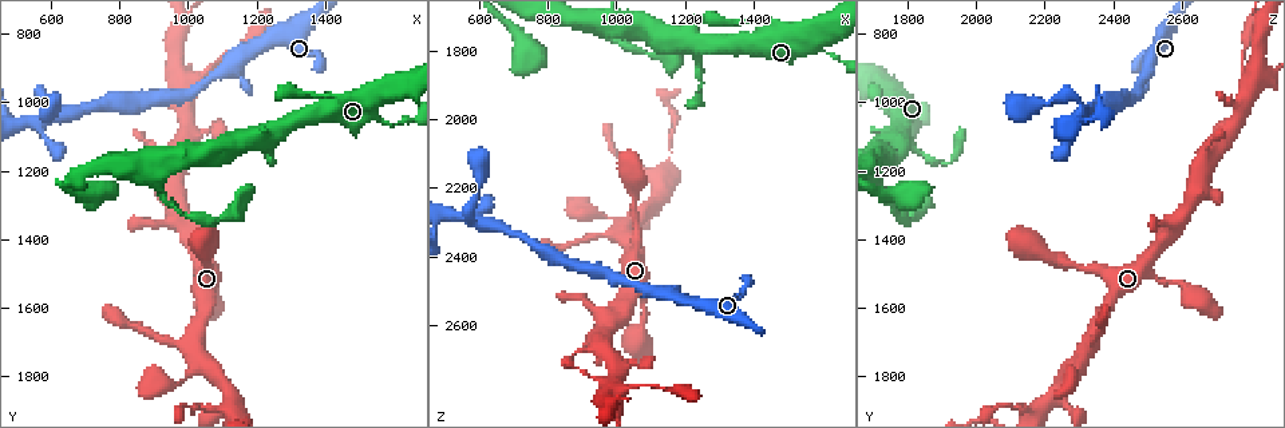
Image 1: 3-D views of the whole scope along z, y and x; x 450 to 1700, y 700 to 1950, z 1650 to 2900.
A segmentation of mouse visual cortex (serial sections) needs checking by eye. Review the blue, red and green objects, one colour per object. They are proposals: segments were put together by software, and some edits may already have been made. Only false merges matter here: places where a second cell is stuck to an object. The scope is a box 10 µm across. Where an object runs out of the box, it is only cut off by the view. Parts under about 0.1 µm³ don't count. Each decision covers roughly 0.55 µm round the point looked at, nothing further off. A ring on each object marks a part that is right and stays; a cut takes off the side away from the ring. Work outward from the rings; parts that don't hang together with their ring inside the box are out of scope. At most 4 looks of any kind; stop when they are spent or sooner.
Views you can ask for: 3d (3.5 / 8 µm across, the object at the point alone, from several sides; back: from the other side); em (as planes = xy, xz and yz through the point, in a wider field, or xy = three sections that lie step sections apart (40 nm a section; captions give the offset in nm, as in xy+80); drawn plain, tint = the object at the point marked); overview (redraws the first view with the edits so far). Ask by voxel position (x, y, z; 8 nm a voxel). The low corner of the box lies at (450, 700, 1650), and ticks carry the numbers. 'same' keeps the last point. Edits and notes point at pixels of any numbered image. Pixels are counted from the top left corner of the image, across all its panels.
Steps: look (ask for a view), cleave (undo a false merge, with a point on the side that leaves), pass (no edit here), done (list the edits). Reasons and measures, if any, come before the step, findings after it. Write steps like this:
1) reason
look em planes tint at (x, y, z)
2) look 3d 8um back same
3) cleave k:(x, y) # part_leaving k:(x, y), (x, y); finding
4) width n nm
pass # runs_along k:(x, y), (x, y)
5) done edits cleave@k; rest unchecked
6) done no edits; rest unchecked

sharp bend
look 3d 8um at (1610, 1070, 1790)

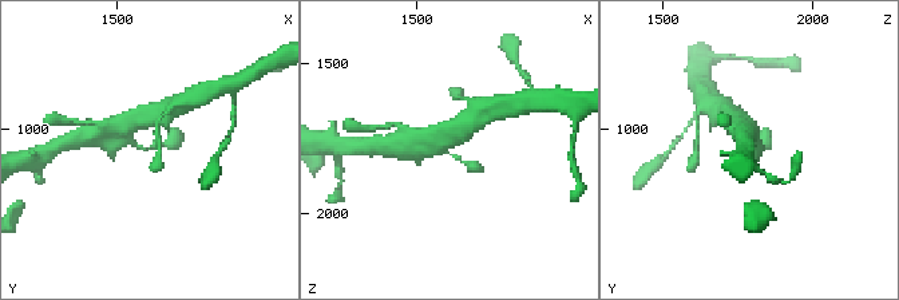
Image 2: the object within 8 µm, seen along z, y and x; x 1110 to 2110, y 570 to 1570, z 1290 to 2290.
arm_widths 300, 450 nm
look em xy step 2 tint same

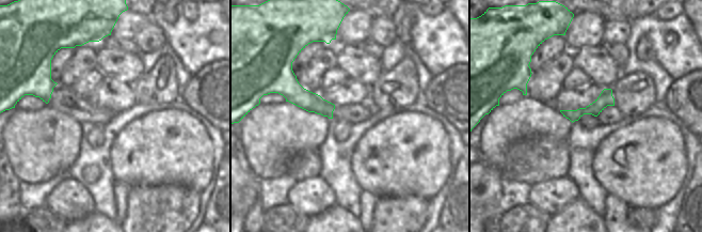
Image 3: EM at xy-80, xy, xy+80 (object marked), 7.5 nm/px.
pass # runs_along 3:(291, 76), (291, 83), (330, 114); all the same cell

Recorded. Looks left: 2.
thin neck
look 3d 8um at (940, 1300, 1740)

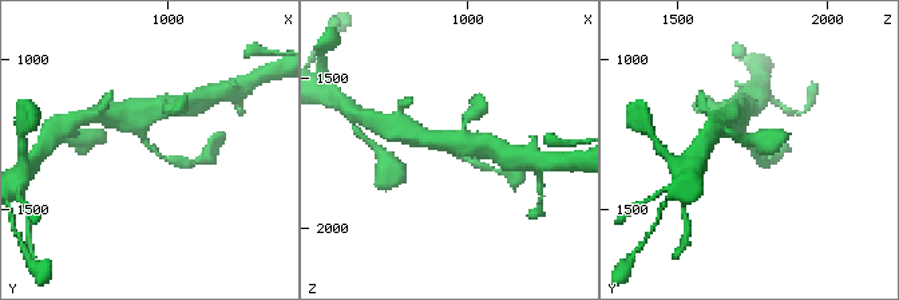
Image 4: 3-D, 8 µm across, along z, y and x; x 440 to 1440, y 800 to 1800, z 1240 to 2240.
arm_widths 200, 450 nm; shape alone is not enough
look em xy step 3 tint same

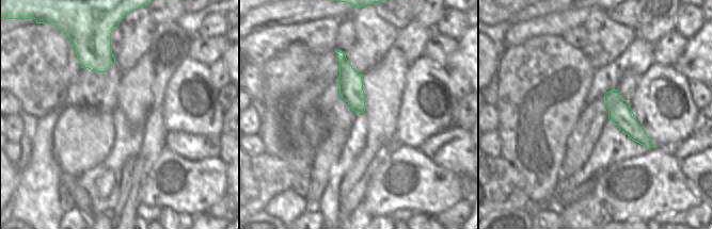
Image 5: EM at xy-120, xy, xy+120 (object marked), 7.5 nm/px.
pass # runs_along 4:(146, 111), (147, 143), (183, 164); continuous, no second cell

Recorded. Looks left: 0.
done no edits; rest unchecked

